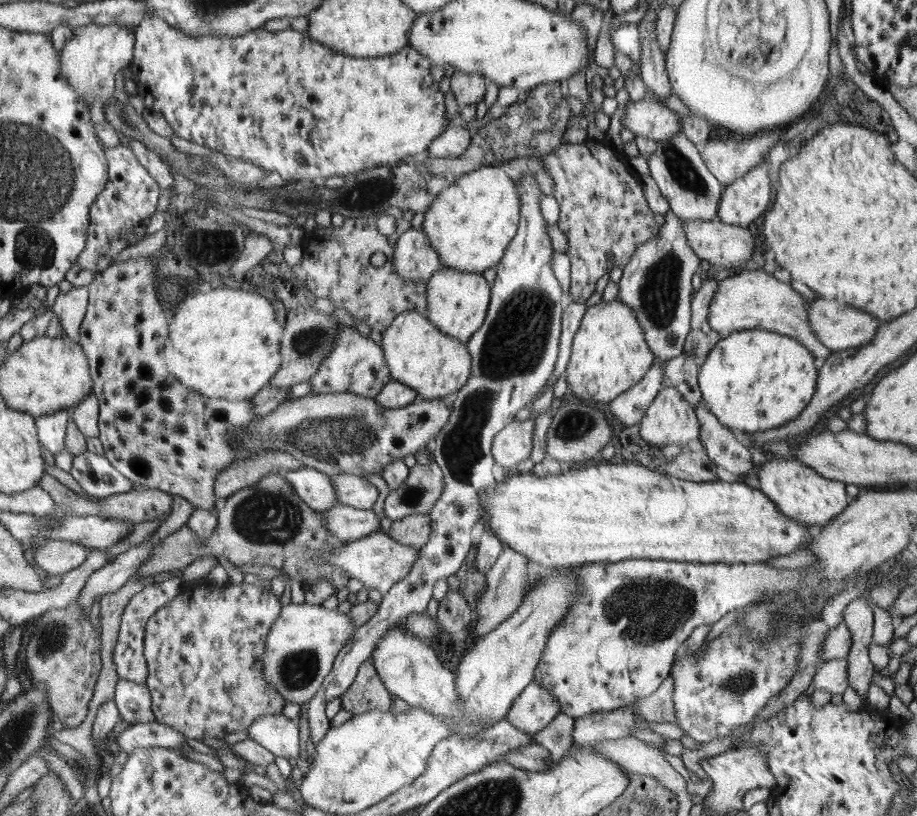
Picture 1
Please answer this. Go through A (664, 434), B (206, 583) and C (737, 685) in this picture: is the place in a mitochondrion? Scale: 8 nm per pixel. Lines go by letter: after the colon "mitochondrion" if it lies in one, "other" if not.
A: other
B: other
C: mitochondrion

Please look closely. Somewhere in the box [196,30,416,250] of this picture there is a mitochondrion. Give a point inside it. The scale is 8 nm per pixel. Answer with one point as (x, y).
(373, 192)

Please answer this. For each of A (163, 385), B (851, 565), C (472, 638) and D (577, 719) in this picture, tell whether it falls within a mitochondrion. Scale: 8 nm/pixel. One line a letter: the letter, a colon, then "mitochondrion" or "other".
A: other
B: other
C: other
D: other

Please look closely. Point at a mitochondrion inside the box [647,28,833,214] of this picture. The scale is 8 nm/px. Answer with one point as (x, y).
(685, 174)

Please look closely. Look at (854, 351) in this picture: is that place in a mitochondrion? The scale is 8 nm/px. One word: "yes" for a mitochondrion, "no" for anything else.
no

